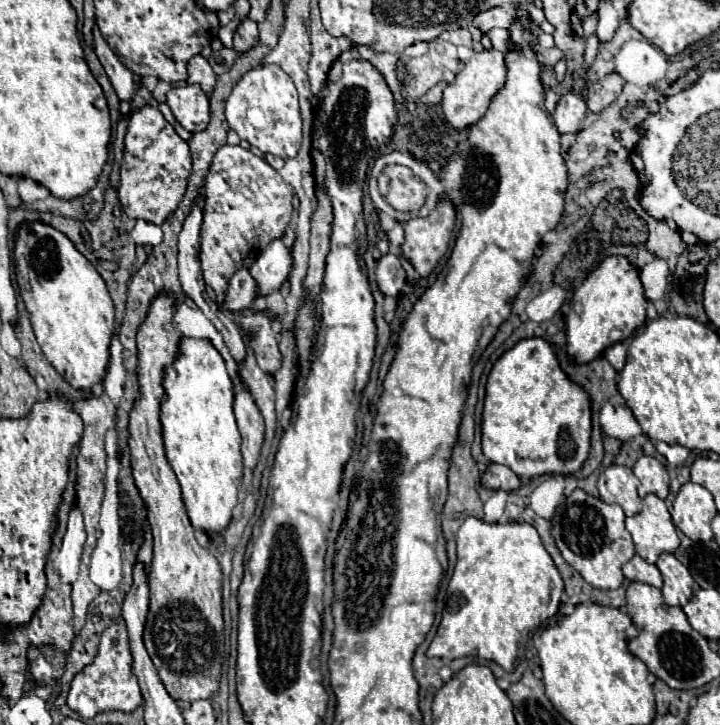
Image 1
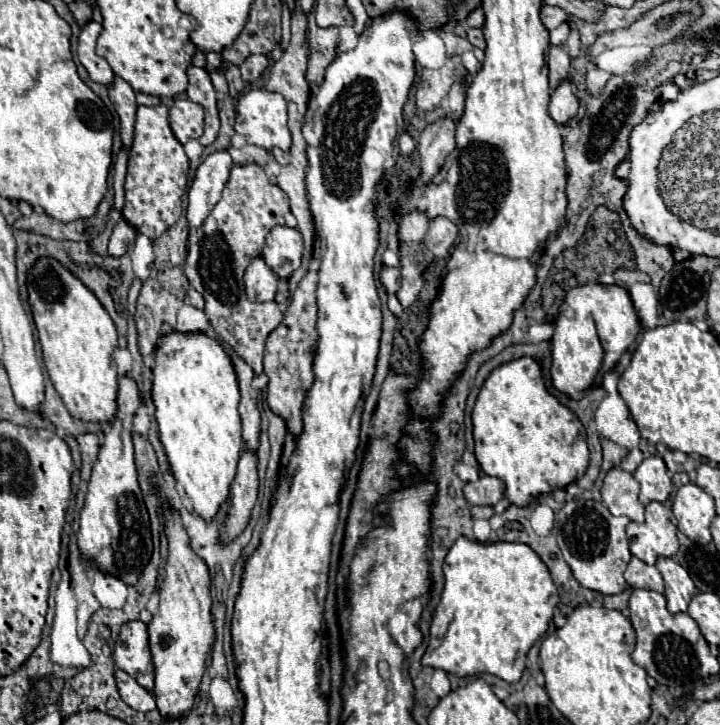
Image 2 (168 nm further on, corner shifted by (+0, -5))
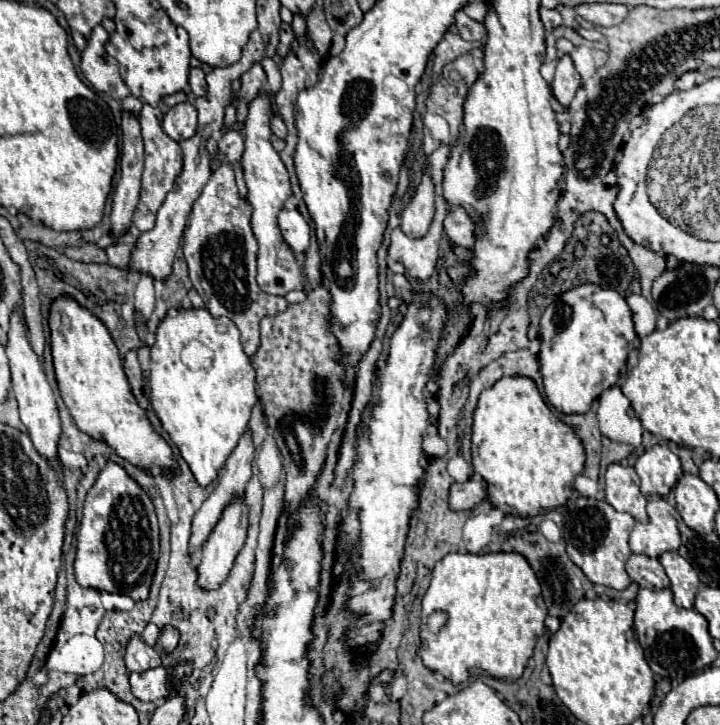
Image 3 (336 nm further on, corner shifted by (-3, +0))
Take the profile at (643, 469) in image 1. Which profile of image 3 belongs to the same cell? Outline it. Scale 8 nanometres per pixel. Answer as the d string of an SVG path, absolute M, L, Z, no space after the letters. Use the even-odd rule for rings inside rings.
M653 445L635 461L635 471L641 479L643 495L657 493L665 497L681 475L681 461L669 447Z

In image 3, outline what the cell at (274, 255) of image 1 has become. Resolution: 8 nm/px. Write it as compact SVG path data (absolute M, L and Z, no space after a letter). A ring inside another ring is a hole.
M283 209L279 213L279 227L281 227L285 241L289 243L289 247L295 253L307 251L307 247L309 247L309 225L297 209L291 209L291 211Z

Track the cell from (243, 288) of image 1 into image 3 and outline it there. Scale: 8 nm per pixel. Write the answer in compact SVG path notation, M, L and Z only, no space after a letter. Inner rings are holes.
M259 93L251 103L249 103L249 117L245 121L245 153L239 159L245 175L245 183L249 189L247 201L253 209L251 213L251 229L253 235L259 243L259 253L257 253L257 283L265 293L271 295L287 295L293 289L305 289L307 277L303 269L299 267L293 249L283 241L283 235L277 225L277 213L283 209L283 203L291 195L291 183L289 183L289 173L279 157L279 153L273 149L269 137L271 137L271 127L269 121L273 117L273 105L271 97L267 93Z

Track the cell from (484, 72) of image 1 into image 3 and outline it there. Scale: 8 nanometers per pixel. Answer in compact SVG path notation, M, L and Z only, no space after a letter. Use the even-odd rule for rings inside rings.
M425 173L415 197L401 213L401 231L411 239L421 239L427 235L429 225L435 215L435 193L433 193L433 181L431 175Z

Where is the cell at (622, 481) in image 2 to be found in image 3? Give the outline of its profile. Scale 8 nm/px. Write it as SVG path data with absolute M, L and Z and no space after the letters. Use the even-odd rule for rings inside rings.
M613 463L605 473L605 495L607 503L617 511L631 513L637 521L647 523L647 499L639 491L639 477L633 467Z

